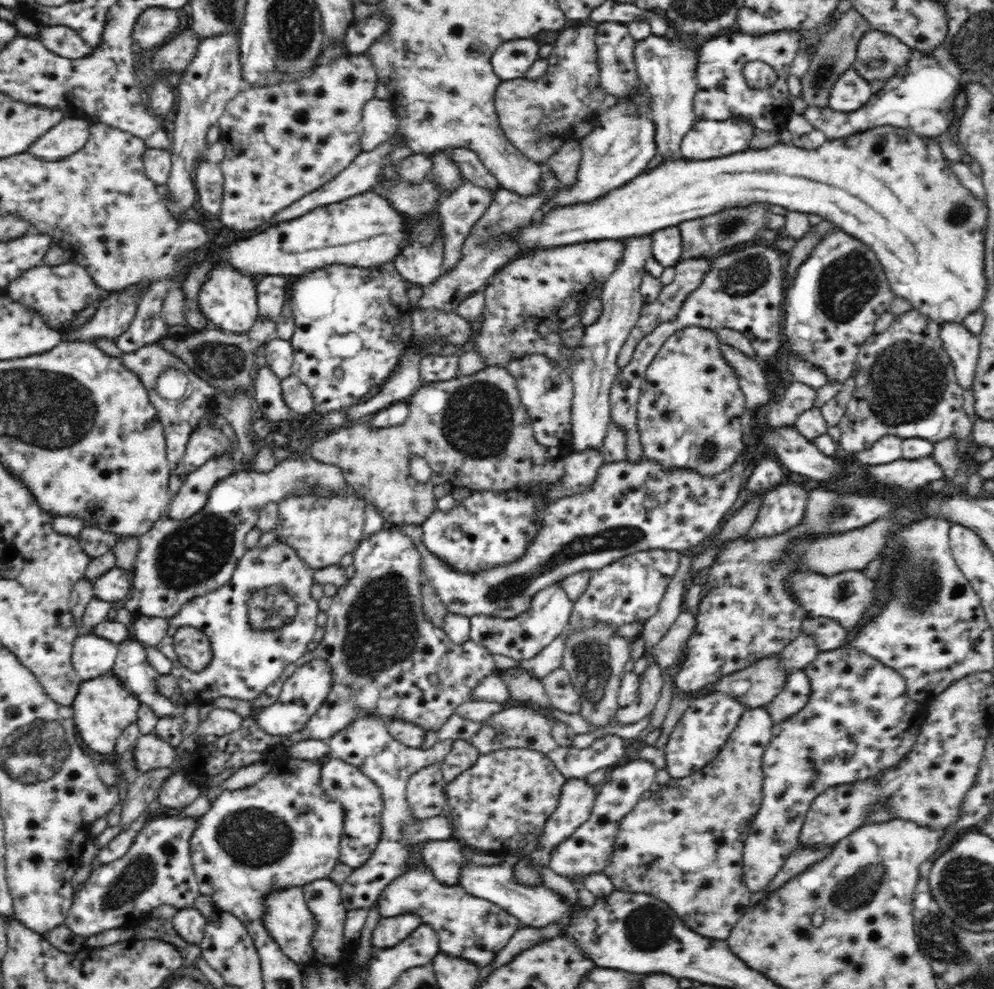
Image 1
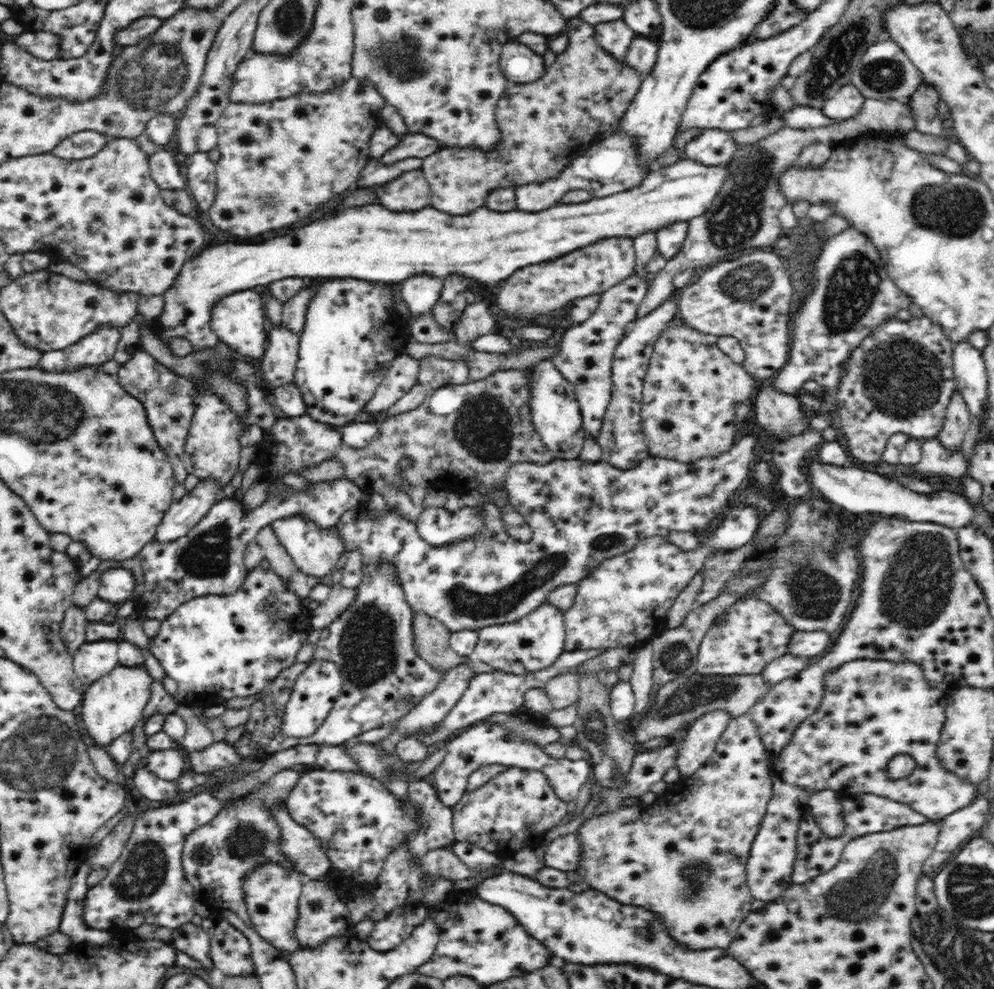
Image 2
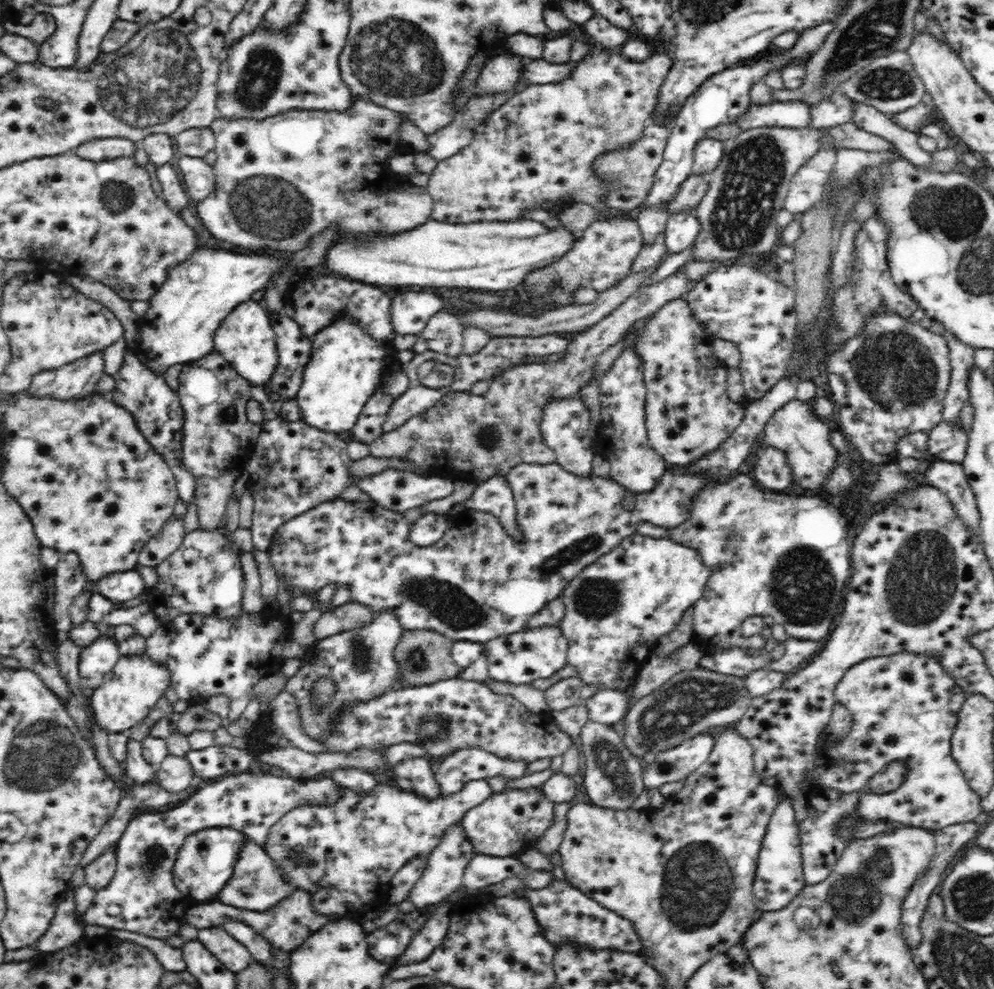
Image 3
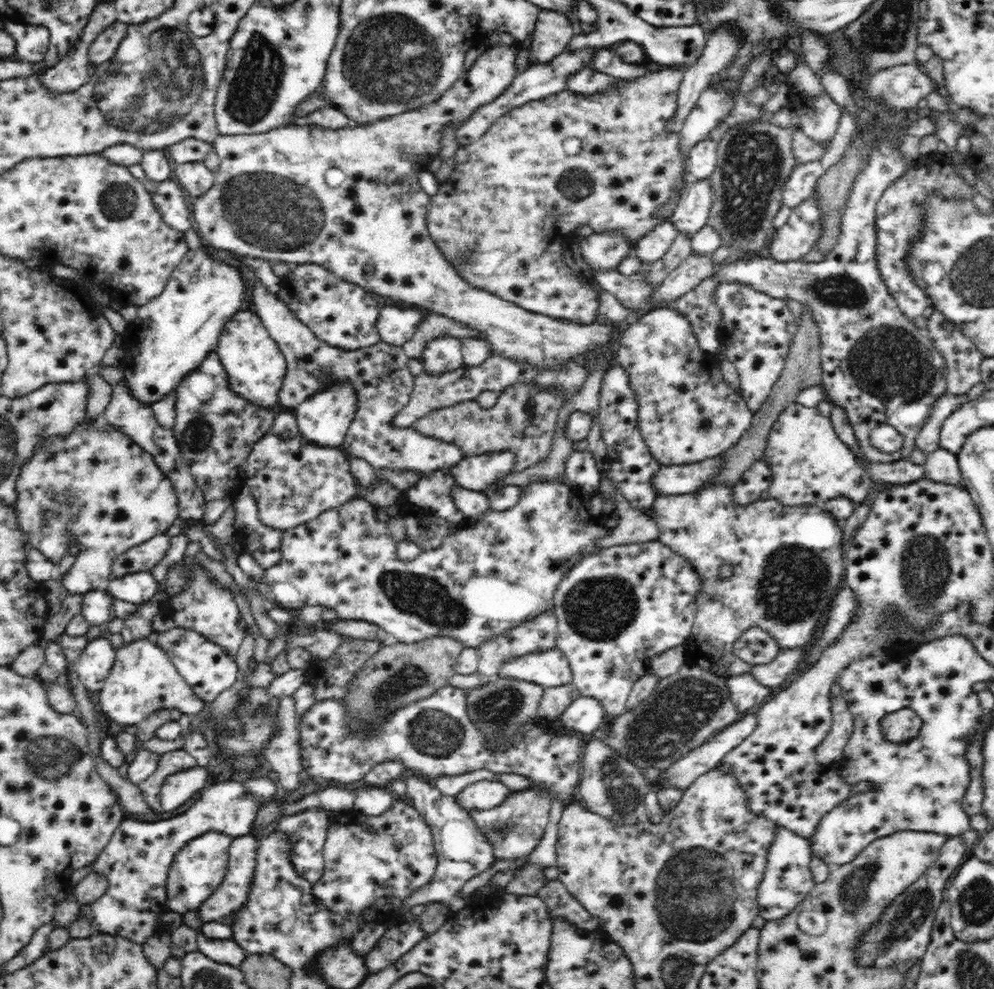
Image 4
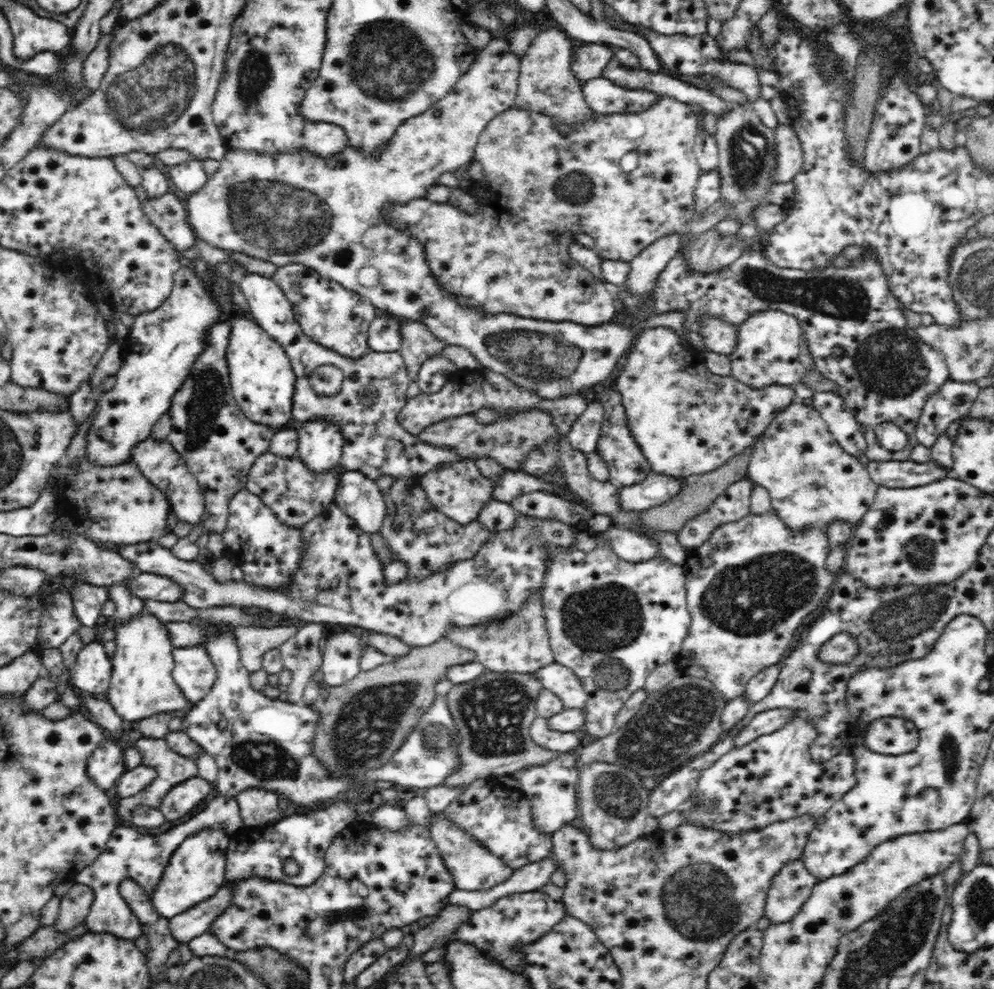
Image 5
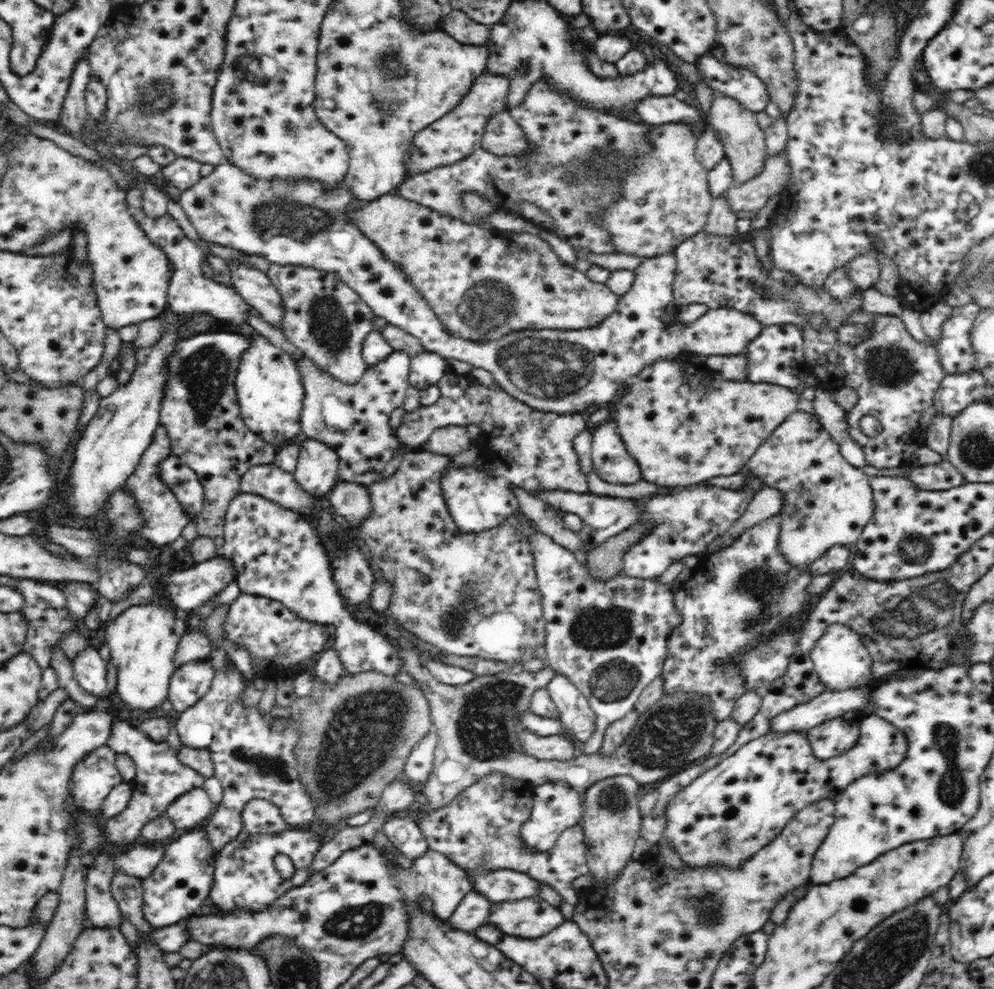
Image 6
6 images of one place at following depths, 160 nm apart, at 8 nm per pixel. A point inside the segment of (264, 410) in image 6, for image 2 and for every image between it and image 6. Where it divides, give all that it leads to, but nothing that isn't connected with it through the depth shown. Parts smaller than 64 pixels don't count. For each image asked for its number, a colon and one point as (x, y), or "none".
2: (239, 320)
3: (246, 339)
4: (255, 366)
5: (262, 380)

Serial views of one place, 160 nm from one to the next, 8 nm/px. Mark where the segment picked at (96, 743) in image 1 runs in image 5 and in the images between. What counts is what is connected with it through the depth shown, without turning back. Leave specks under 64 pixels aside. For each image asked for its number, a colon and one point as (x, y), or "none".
2: (113, 705)
3: (128, 692)
4: (143, 680)
5: (142, 684)

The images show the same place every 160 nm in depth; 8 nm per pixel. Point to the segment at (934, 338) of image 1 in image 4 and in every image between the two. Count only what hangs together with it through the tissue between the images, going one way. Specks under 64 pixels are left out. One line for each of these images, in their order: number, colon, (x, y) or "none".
2: (900, 379)
3: (885, 385)
4: (877, 365)

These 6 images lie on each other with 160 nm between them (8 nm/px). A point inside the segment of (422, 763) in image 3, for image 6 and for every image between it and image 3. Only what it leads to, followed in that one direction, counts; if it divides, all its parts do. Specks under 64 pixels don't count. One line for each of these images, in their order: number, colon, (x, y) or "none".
4: (463, 852)
5: (475, 869)
6: (503, 885)

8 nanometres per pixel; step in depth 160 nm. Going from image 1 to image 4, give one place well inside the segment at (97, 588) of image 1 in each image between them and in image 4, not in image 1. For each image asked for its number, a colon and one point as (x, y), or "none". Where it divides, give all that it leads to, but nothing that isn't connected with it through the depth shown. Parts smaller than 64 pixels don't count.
2: (117, 584)
3: (119, 587)
4: (137, 588)

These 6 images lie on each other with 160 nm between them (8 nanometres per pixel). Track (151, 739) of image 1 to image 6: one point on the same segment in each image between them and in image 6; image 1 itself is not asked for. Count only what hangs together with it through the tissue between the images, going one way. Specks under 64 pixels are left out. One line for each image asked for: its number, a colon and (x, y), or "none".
2: (168, 764)
3: (174, 774)
4: (178, 788)
5: (184, 797)
6: (192, 808)

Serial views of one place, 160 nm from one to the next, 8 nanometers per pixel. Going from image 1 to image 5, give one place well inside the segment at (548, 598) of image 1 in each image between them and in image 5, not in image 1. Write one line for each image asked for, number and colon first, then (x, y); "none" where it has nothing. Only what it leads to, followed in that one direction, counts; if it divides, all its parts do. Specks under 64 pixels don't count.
2: (535, 642)
3: (522, 657)
4: (550, 669)
5: (557, 678)

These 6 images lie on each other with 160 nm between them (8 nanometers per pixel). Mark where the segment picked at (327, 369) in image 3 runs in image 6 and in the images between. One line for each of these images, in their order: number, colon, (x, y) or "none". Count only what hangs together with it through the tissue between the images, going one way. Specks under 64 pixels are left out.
4: (323, 419)
5: (320, 443)
6: (317, 468)

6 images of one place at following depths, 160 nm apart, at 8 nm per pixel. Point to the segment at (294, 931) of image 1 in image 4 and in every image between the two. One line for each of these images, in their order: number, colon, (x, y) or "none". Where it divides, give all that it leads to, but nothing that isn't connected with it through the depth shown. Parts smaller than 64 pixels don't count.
2: (272, 894)
3: (257, 884)
4: (232, 894)

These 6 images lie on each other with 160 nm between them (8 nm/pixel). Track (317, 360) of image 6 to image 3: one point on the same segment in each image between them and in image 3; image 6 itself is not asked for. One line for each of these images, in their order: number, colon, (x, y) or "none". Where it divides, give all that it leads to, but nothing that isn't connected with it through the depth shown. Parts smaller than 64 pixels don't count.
3: (315, 301)
4: (345, 315)
5: (336, 318)

